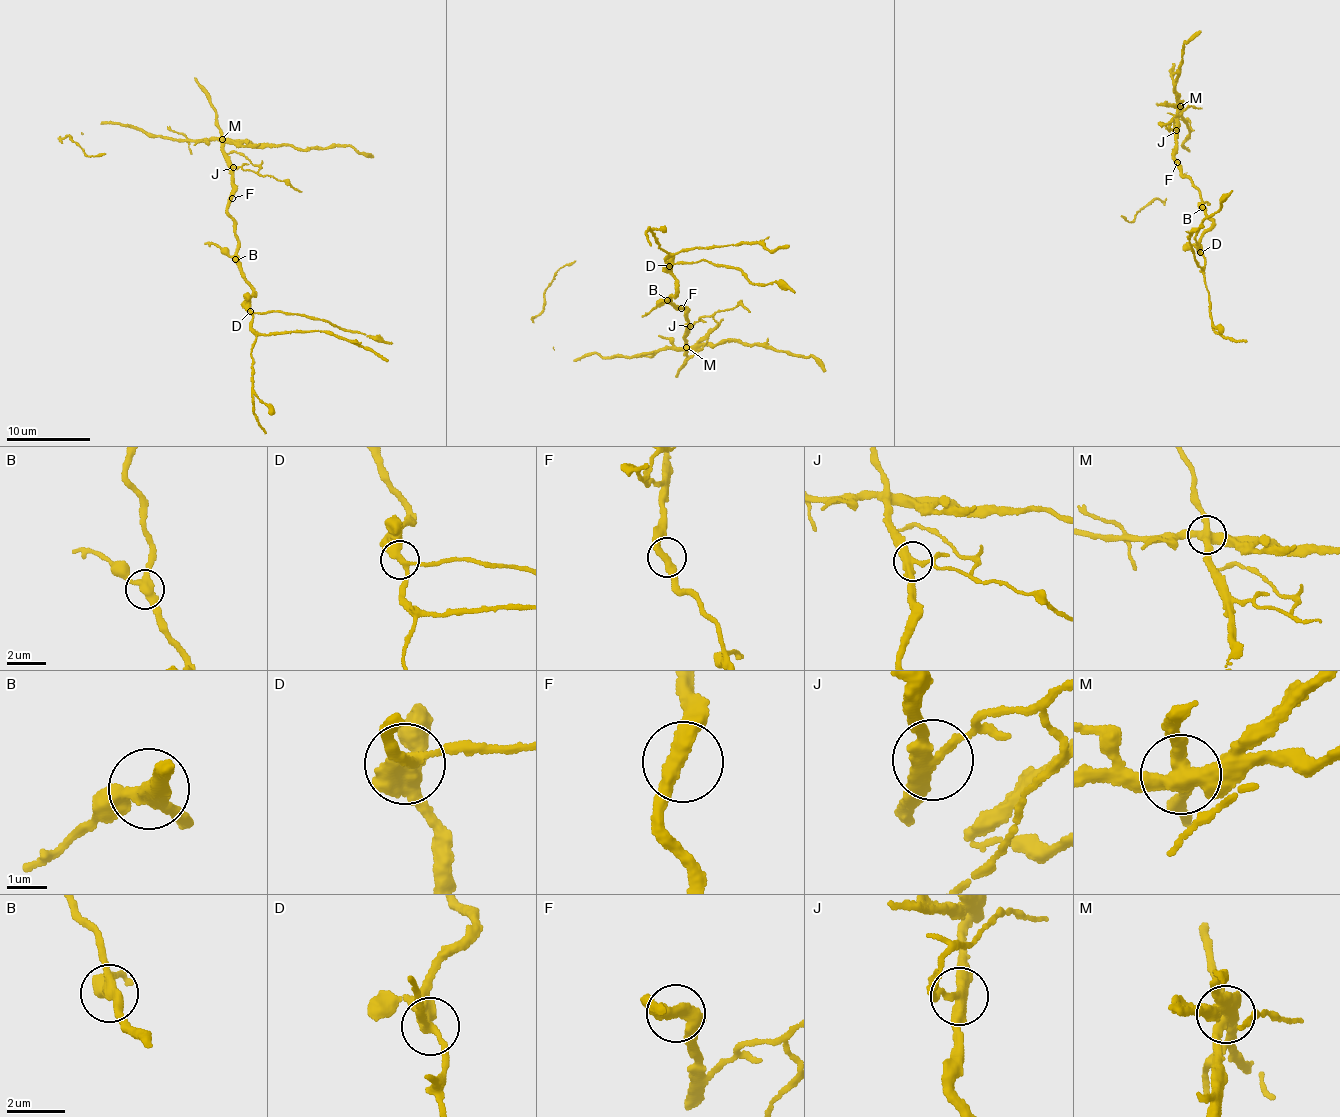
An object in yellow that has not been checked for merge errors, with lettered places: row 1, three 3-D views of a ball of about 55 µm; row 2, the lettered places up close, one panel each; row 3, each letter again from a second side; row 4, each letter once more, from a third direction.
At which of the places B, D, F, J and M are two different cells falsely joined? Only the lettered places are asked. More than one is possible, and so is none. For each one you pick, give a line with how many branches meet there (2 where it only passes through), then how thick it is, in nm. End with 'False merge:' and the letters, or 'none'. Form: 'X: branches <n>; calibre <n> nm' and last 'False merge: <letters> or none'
B: branches 3; calibre 340 nm
J: branches 3; calibre 320 nm
M: branches 4; calibre 420 nm
False merge: B, J, M

